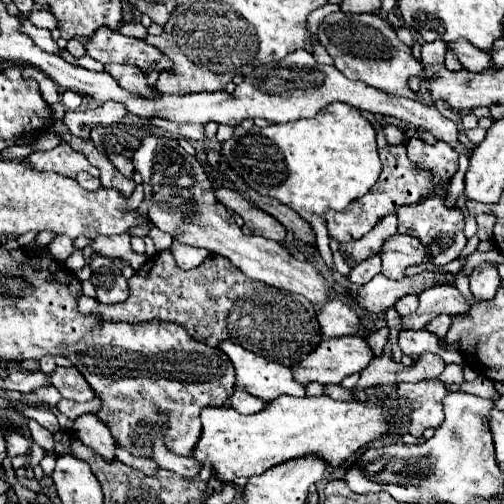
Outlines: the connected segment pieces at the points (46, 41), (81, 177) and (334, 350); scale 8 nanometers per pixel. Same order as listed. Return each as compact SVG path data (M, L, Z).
M18 15L18 19L22 19L22 31L40 47L40 49L44 49L44 51L50 51L50 53L56 53L56 55L60 55L62 51L58 49L58 45L56 45L56 41L50 37L50 31L46 31L46 29L38 29L38 27L34 27L26 17L22 17L22 15Z
M78 173L76 181L78 181L84 189L88 189L88 191L96 191L96 189L102 187L102 185L100 185L100 179L96 179L96 177L88 175L88 173Z
M348 335L338 339L328 339L308 353L298 367L294 367L294 377L304 385L316 383L340 383L352 373L360 373L374 359L368 343L362 337Z

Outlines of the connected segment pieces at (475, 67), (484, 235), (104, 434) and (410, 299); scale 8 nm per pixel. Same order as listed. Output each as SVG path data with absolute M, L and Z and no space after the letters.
M454 41L448 45L448 49L456 53L460 65L468 71L480 73L490 67L490 55L482 53L480 49L474 49L474 45L470 45L468 41Z
M476 215L478 221L478 237L480 241L486 241L492 237L492 227L494 227L494 217L492 215Z
M86 413L86 415L78 417L74 421L72 431L86 447L90 447L96 453L100 453L104 461L116 461L114 439L112 439L110 431L106 429L106 425L102 425L102 421L96 415Z
M406 295L400 301L396 301L396 305L394 305L394 309L400 315L410 315L416 311L416 307L418 307L418 297L414 297L414 295Z

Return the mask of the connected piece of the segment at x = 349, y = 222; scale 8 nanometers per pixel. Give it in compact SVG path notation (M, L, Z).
M386 145L384 149L378 151L380 153L380 161L382 161L382 173L378 177L378 181L374 183L374 187L358 197L358 201L350 203L344 211L326 211L326 227L328 227L328 235L340 243L350 243L350 241L358 241L360 237L364 237L382 217L396 213L398 207L402 205L412 205L416 201L420 201L422 197L426 197L426 193L432 187L430 175L426 171L420 171L408 157L406 157L406 147L398 145L398 147L390 147Z

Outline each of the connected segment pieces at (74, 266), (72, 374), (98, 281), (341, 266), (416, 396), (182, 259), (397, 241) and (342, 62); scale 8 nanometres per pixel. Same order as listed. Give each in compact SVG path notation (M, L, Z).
M76 250L65 261L65 265L66 265L66 267L68 267L68 269L70 269L70 271L79 270L83 266L85 266L85 264L86 264L86 261L85 261L85 259L83 257L82 250Z
M56 367L52 373L48 373L48 383L54 385L64 399L84 403L94 397L92 387L86 383L76 367Z
M92 257L88 261L90 269L92 269L92 283L96 287L98 293L98 301L104 305L114 305L114 303L122 303L126 301L130 289L128 289L128 281L124 279L120 267L108 259L108 257Z
M336 251L333 253L333 259L334 259L334 264L336 265L337 271L344 275L348 276L350 271L354 268L348 260L343 257L343 255L340 253L340 251Z
M424 379L418 383L400 383L398 395L402 395L412 407L410 429L414 437L422 437L426 427L438 427L444 421L442 399L448 395L448 389L440 379Z
M178 241L172 243L170 253L174 255L176 263L178 263L182 269L196 269L196 267L208 257L206 249L194 249L194 247L182 245L182 243L178 243Z
M400 233L386 239L378 255L382 259L382 273L388 279L402 279L406 267L426 263L430 259L426 247L418 239Z
M330 13L322 19L318 27L318 41L326 47L328 55L334 59L334 65L340 73L344 73L348 79L362 81L374 89L380 89L390 95L402 95L414 101L422 101L424 105L432 105L428 83L422 83L422 89L418 93L408 89L408 79L422 73L422 65L412 55L410 47L404 45L394 27L372 13L362 15L350 15L350 13Z

